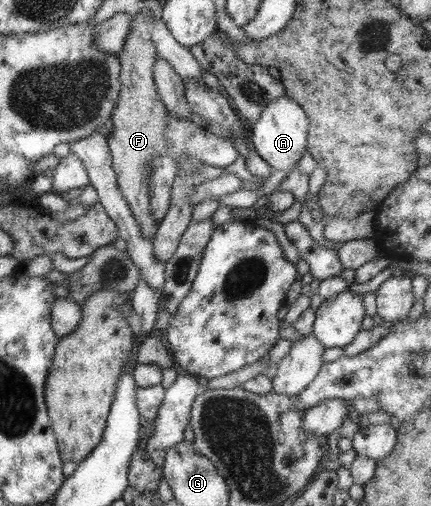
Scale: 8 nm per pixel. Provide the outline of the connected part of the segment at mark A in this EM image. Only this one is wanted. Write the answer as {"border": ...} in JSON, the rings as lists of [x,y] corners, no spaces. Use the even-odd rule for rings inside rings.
{"border":[[[283,95],[263,107],[259,120],[249,127],[248,143],[273,170],[292,170],[306,151],[309,127],[305,110]]]}

